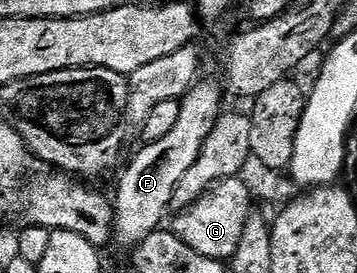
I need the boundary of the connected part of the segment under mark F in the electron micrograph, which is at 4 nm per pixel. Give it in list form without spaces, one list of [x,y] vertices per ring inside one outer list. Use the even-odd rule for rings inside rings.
[[[200,81],[192,86],[191,90],[179,102],[181,116],[177,116],[177,124],[173,132],[156,142],[140,145],[135,159],[122,167],[123,175],[119,178],[119,187],[113,194],[115,207],[115,228],[113,238],[118,242],[131,242],[137,244],[145,240],[154,230],[164,225],[163,217],[171,210],[173,192],[181,181],[181,176],[193,168],[193,160],[201,156],[201,148],[213,132],[215,122],[221,113],[219,105],[223,102],[224,91],[215,82]],[[223,93],[223,94],[222,94]]]

